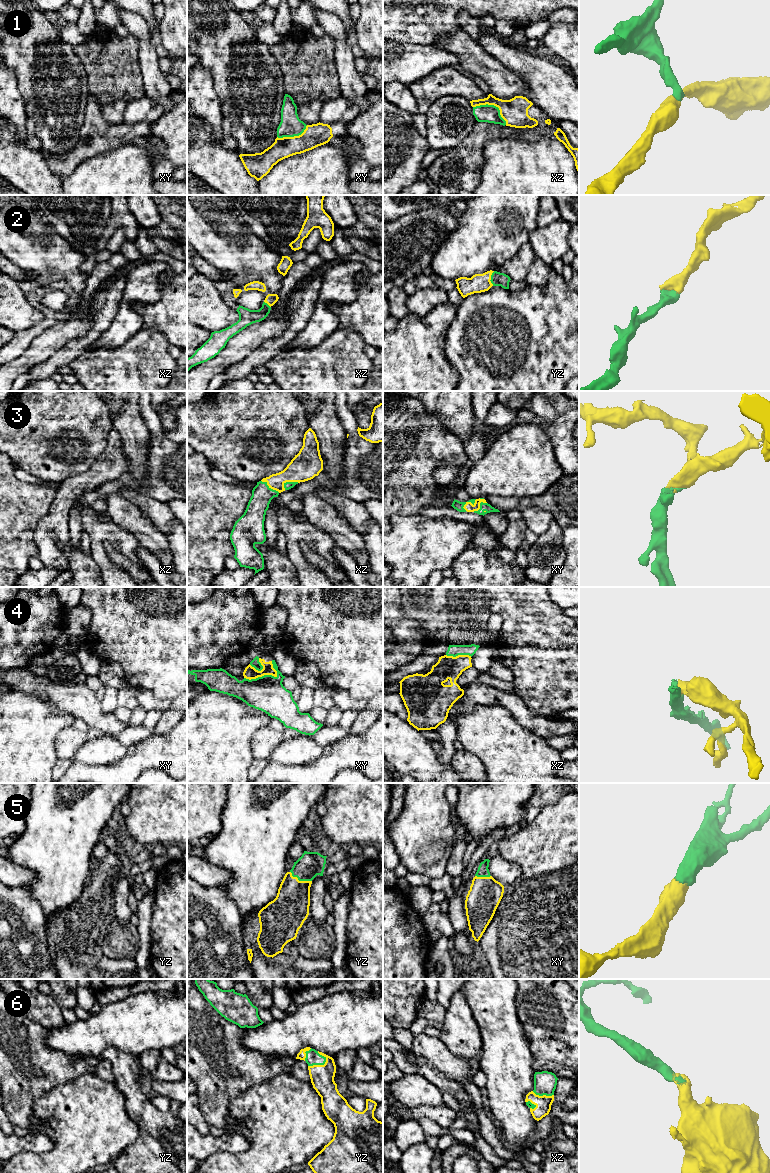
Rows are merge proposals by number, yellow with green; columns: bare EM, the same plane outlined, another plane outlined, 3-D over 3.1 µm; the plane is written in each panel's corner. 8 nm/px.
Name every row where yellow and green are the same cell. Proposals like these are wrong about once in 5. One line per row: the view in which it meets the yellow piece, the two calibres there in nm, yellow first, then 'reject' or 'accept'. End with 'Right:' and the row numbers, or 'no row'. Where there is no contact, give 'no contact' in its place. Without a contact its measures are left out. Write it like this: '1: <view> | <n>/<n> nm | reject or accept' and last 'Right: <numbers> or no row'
1: xz | 200/140 nm | accept
2: yz | 150/110 nm | accept
3: xz | 180/160 nm | accept
4: xy | 100/280 nm | reject
5: yz | 300/200 nm | accept
6: yz | 190/110 nm | accept
Right: 1, 2, 3, 5, 6

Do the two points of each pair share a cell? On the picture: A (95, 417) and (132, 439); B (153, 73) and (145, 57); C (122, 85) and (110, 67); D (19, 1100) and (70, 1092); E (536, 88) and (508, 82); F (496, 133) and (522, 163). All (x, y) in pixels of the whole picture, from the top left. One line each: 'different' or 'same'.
A: different
B: same
C: same
D: different
E: different
F: different

